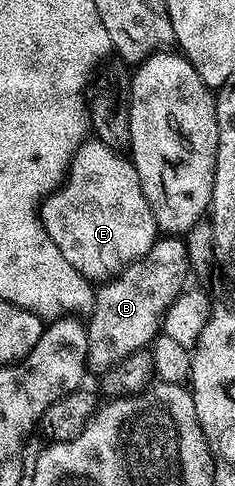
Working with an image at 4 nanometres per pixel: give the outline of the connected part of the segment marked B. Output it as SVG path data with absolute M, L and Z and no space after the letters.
M162 235L154 242L154 245L140 260L133 261L123 273L101 282L97 286L94 295L94 307L88 314L88 339L89 368L101 371L120 363L124 355L132 355L132 351L140 351L147 348L158 336L164 315L168 307L187 288L186 276L191 276L188 247L185 240L178 235Z

